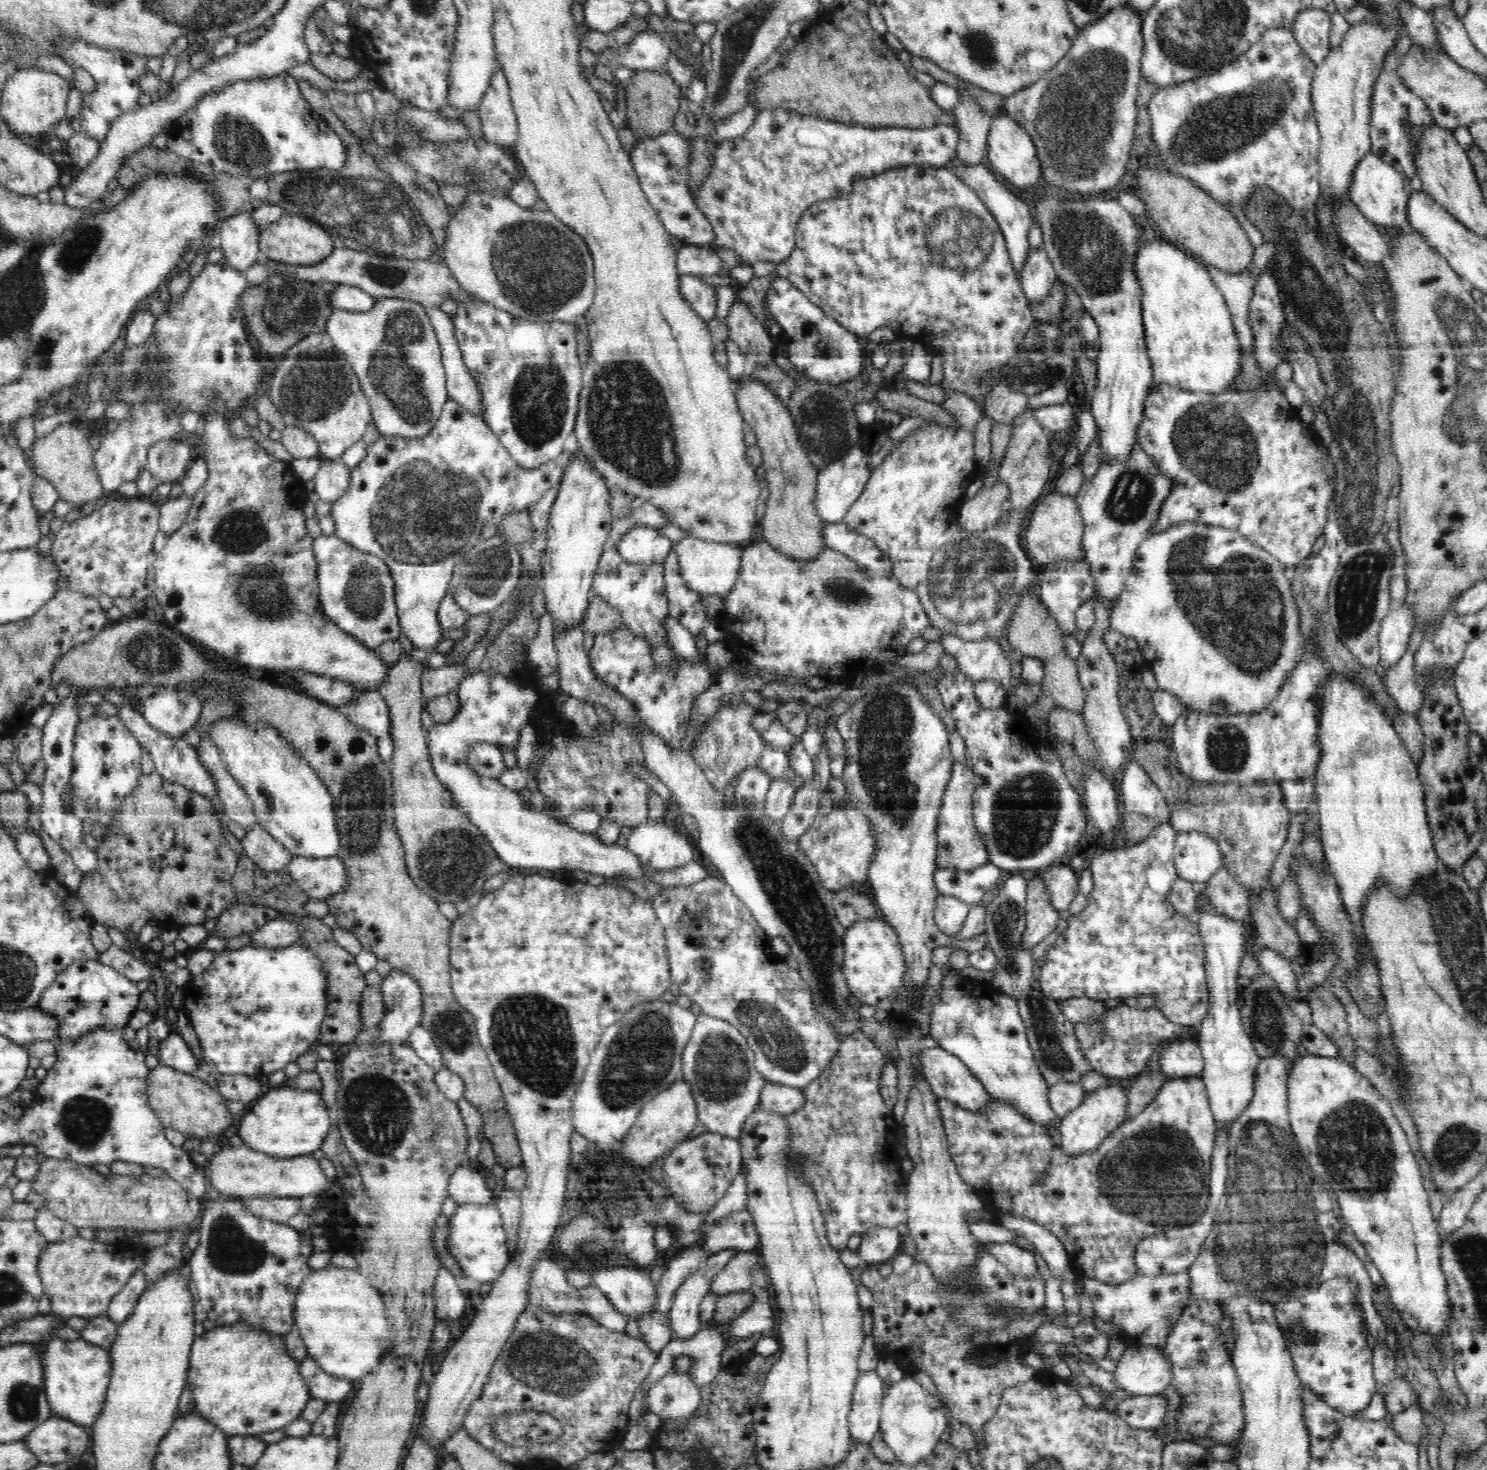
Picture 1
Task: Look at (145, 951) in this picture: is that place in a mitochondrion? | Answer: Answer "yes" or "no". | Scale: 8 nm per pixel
no

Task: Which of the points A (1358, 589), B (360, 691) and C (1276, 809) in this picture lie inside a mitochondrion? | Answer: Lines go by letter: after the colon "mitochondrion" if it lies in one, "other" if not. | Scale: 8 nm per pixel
A: mitochondrion
B: other
C: other

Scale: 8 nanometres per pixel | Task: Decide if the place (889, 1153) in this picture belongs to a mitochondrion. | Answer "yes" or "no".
no

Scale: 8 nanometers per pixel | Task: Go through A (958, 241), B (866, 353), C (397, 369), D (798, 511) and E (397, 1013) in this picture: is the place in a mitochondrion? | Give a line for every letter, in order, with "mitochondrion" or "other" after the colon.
A: mitochondrion
B: other
C: mitochondrion
D: other
E: other

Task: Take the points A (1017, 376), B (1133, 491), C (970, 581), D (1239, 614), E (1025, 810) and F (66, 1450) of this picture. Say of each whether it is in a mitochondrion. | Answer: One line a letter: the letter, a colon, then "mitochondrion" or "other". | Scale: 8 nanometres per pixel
A: mitochondrion
B: mitochondrion
C: mitochondrion
D: mitochondrion
E: mitochondrion
F: mitochondrion

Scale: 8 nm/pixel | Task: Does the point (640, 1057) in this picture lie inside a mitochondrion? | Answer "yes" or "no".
yes

